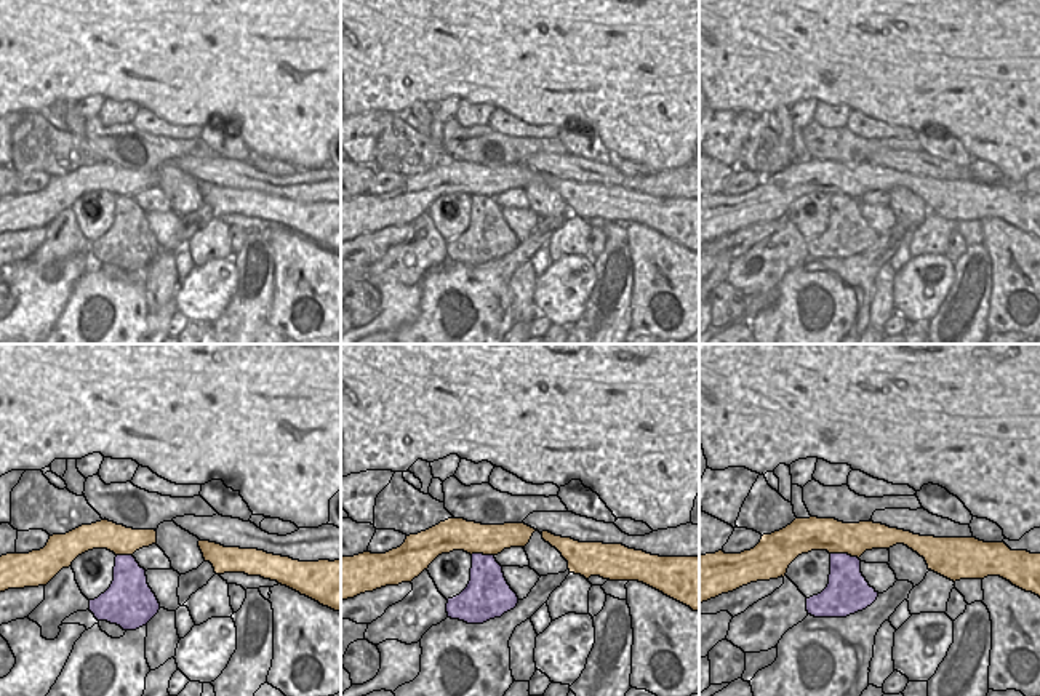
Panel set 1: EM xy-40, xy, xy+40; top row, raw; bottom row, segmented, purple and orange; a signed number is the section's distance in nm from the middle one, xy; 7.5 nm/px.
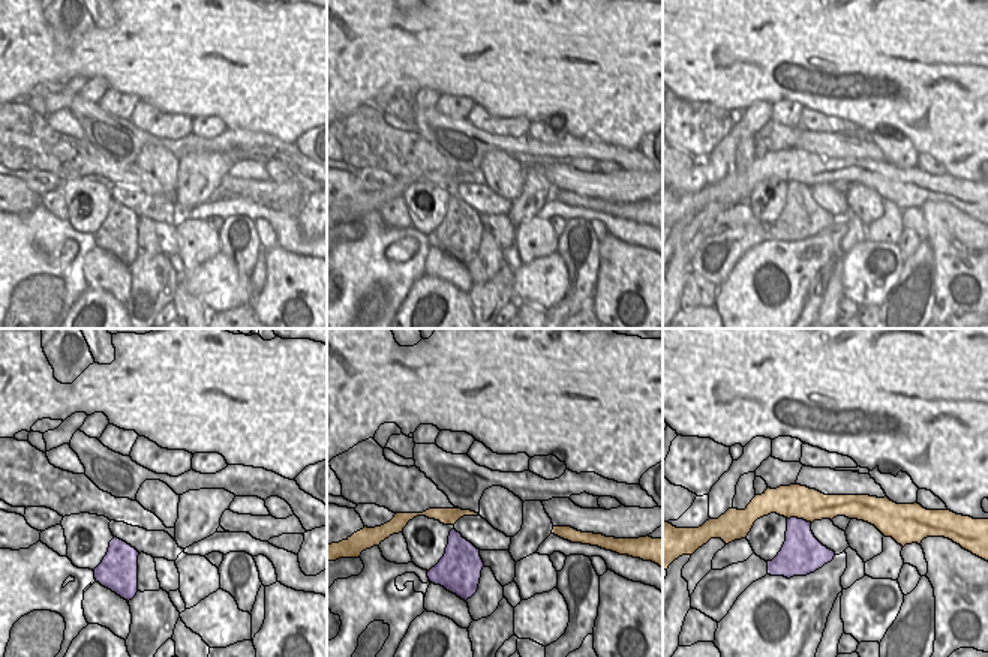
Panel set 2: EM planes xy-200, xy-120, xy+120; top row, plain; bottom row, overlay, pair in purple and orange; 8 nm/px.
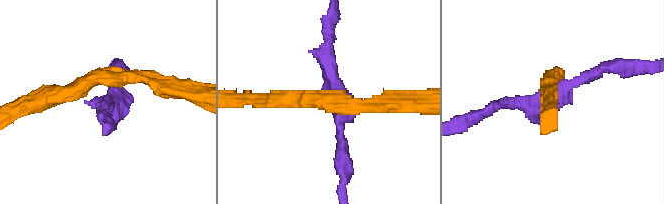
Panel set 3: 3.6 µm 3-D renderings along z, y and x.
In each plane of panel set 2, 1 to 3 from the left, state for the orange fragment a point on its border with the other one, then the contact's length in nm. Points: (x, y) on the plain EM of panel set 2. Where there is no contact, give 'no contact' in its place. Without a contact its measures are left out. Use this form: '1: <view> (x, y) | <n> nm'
1: no contact
2: no contact
3: xy+120 (799, 183) | 200 nm

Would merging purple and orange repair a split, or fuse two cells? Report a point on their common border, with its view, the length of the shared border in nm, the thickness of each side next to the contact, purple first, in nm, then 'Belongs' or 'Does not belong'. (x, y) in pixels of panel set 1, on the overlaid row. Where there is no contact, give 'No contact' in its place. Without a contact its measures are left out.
Touches purple at xy+40 (845, 554). Shared border 220 nm. Thickness 300 nm (purple) against 240 nm. Does not belong

